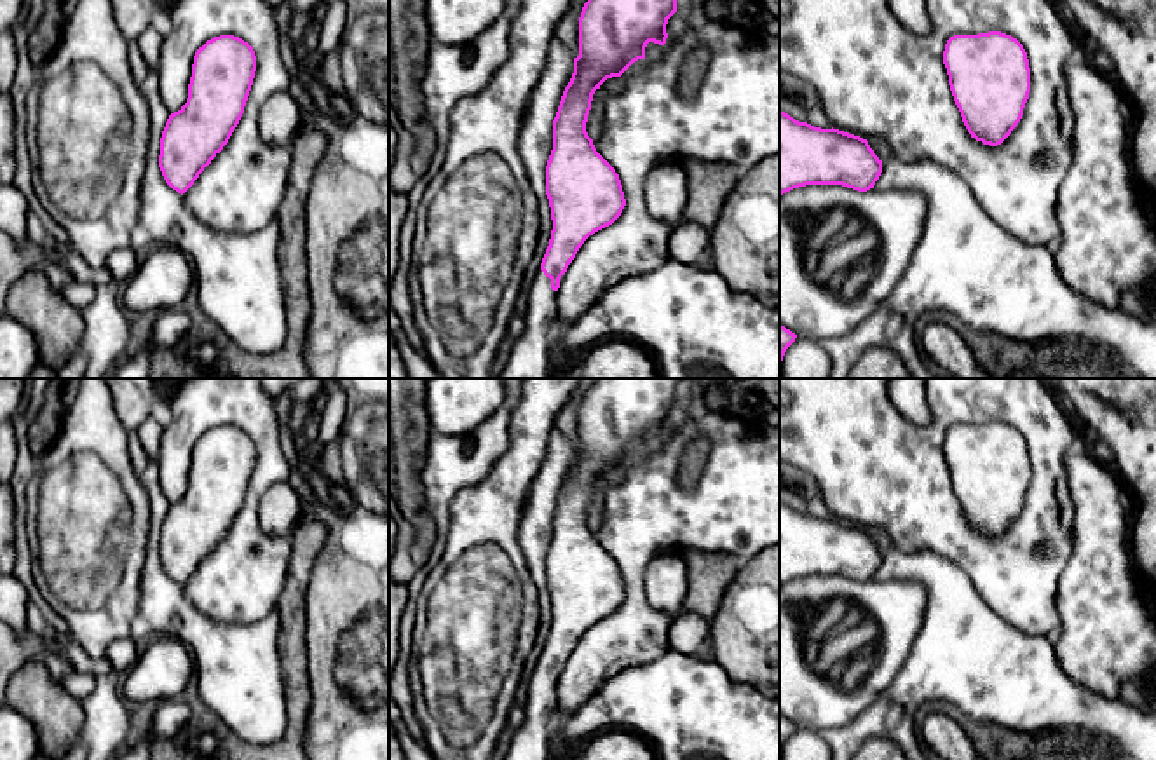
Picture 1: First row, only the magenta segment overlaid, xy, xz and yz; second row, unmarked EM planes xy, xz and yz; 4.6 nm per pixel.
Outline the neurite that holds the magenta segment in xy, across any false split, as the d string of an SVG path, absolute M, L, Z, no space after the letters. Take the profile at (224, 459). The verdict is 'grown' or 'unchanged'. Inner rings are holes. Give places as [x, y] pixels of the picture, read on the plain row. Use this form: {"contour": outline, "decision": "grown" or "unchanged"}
{"contour": "M220 425L197 439L187 493L169 506L159 558L185 584L228 533L253 476L256 446L239 427Z", "decision": "unchanged"}

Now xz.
{"contour": "M596 378L582 397L579 446L574 448L574 464L553 511L553 540L546 556L551 629L527 687L525 722L514 730L504 760L551 760L560 734L572 739L598 730L633 732L649 743L657 760L779 760L779 692L764 694L753 685L734 683L711 659L677 650L622 669L572 713L563 713L558 706L561 666L584 631L612 615L626 596L619 565L586 523L593 485L607 469L621 467L635 451L645 450L649 432L666 434L666 415L677 403L680 380Z", "decision": "grown"}

